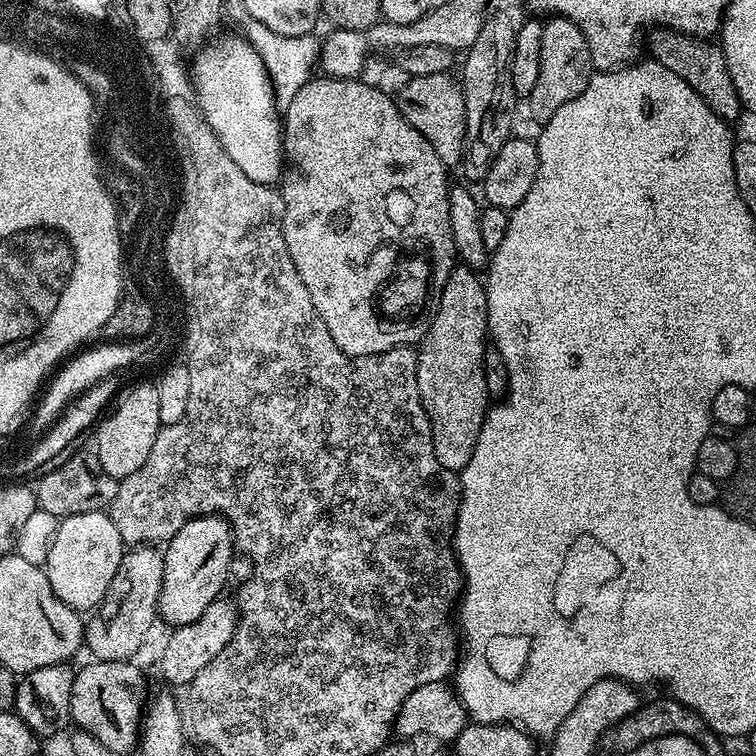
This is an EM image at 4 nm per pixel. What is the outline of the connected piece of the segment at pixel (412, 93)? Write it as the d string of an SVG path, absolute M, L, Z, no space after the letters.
M443 72L442 74L426 74L425 76L414 76L410 82L406 82L406 90L402 90L399 96L395 97L396 108L434 146L434 154L442 158L446 166L459 165L464 158L464 135L466 134L466 102L464 101L464 85L455 75Z

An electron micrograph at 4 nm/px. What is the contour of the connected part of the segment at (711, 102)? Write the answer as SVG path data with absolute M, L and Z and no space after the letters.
M656 28L651 36L651 59L666 70L678 74L678 78L689 84L703 98L706 106L710 106L710 110L714 110L714 114L718 114L725 122L733 122L742 116L742 105L734 90L734 82L730 78L730 70L719 43L688 36L685 32L673 32L670 28Z

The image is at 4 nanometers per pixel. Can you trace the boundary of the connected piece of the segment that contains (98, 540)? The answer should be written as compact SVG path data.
M107 511L65 516L57 524L60 525L48 548L48 564L46 563L50 586L54 594L66 602L66 606L77 610L92 610L102 602L107 587L122 562L126 551L122 534L118 534L118 526L114 526Z

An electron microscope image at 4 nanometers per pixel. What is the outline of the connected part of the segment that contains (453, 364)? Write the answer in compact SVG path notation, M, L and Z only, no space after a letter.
M467 266L453 267L450 278L446 282L446 286L442 290L442 298L440 304L436 307L436 316L432 320L432 325L426 330L424 339L419 341L418 351L416 354L416 381L418 382L418 394L420 400L424 404L424 409L428 415L428 421L432 427L432 445L434 446L434 454L438 458L438 462L443 468L448 468L452 472L459 473L470 462L470 458L474 454L474 446L478 442L478 434L482 430L482 422L484 417L488 415L490 407L490 397L488 387L486 386L486 378L484 377L484 350L489 347L490 337L488 335L488 290L483 279L480 280L475 271Z

